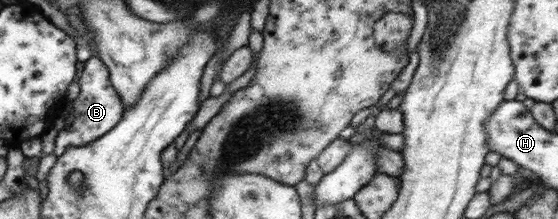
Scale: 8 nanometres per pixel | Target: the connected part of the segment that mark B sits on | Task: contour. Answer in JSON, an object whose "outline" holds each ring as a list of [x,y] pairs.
{"outline":[[[91,57],[81,67],[80,93],[73,101],[72,112],[64,119],[64,128],[58,132],[55,139],[54,154],[59,157],[67,148],[87,146],[89,142],[107,134],[123,117],[125,110],[123,100],[119,98],[110,81],[106,65],[99,57]]]}

